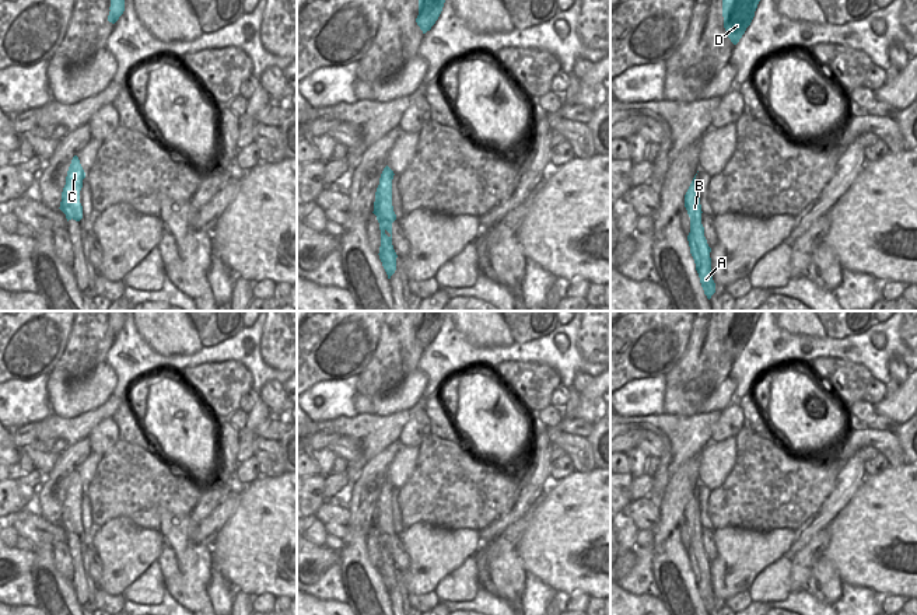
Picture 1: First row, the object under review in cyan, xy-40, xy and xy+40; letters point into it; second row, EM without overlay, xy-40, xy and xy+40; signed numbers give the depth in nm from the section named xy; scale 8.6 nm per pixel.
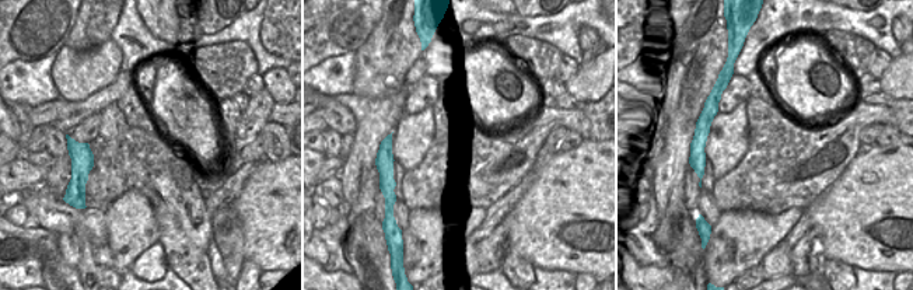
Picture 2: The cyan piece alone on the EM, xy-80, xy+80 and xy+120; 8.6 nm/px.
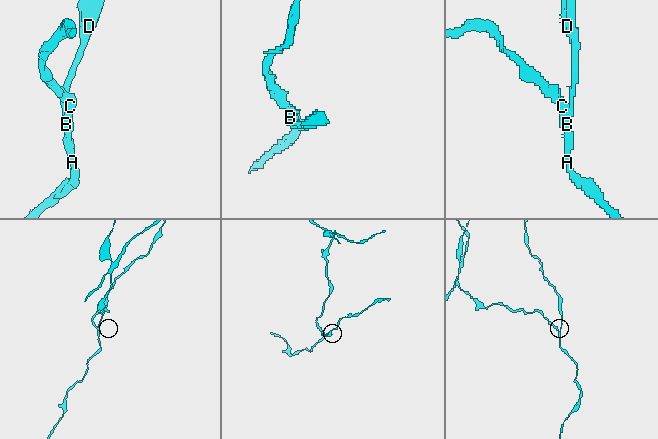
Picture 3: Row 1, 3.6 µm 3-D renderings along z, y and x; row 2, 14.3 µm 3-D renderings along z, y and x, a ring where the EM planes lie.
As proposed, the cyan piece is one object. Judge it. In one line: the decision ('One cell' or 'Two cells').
Two cells.

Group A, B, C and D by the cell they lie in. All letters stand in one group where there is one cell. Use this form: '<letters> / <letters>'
A B D / C

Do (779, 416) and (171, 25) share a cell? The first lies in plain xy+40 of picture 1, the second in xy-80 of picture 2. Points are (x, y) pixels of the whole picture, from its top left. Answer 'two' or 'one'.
two

